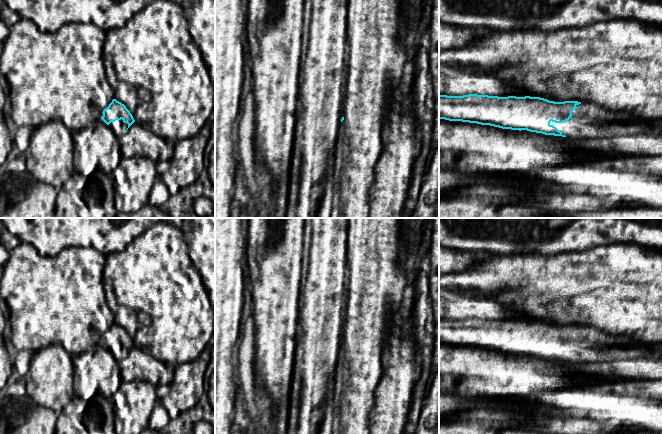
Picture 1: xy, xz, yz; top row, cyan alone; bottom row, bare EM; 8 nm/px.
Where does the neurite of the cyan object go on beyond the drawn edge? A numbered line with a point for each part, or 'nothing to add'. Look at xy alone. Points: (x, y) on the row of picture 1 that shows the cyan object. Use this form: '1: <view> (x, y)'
1: xy (119, 128)

